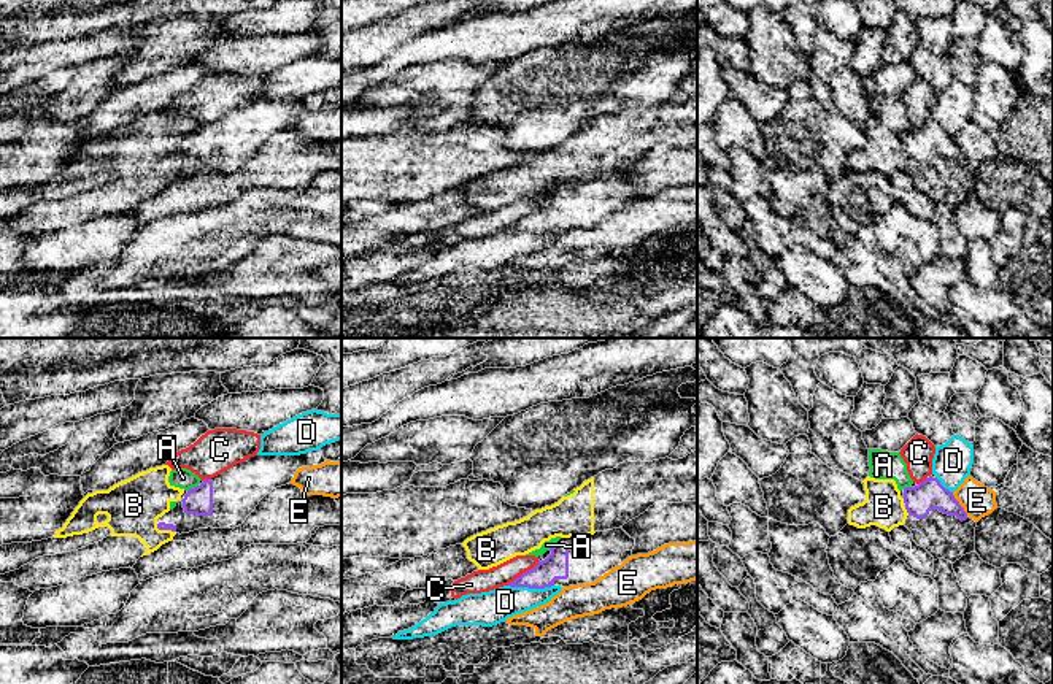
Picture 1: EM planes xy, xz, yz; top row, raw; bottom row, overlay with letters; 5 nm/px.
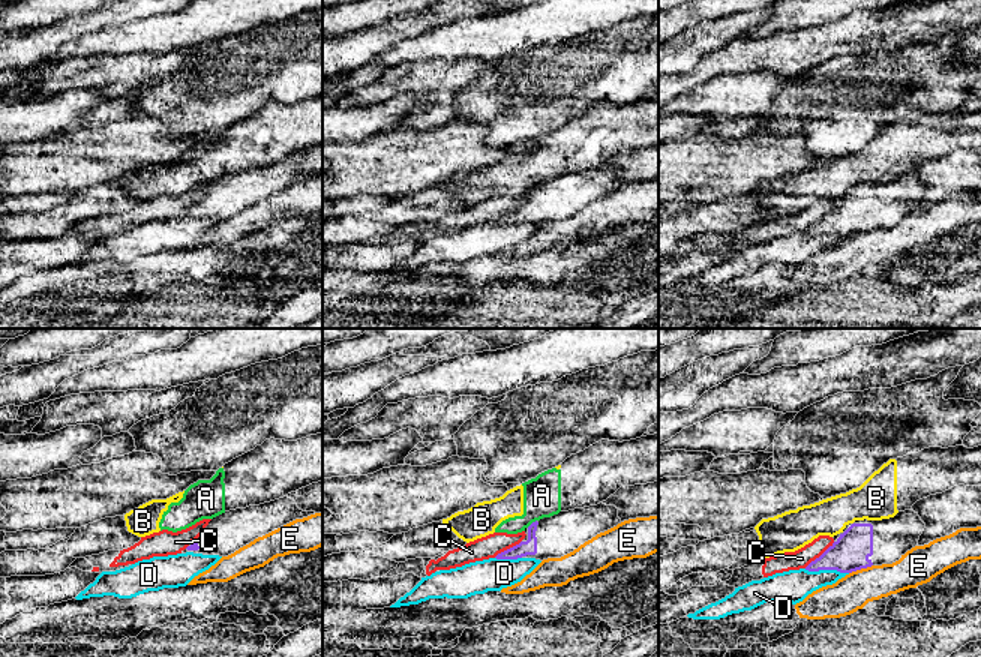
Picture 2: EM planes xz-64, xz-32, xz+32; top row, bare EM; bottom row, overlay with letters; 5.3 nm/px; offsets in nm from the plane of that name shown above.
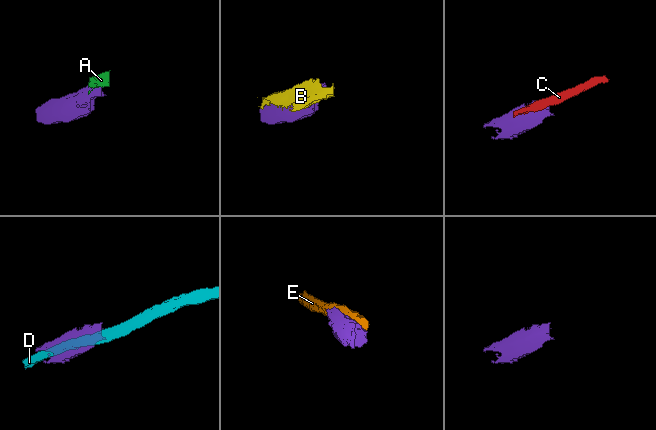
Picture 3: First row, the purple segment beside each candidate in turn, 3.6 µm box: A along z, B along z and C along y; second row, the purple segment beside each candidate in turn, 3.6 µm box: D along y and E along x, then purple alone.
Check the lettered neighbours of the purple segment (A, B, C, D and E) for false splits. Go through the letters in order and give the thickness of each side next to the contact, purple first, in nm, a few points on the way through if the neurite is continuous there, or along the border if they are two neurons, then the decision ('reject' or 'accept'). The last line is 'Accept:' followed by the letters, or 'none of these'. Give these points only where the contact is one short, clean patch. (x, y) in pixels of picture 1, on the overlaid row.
A: 150 nm thick on the purple side, 140 nm on the other; border along yz (909, 486), (904, 489); reject
B: 150 nm thick on the purple side, 200 nm on the other; reject
C: 130 nm thick on the purple side, 110 nm on the other; border along xz (539, 561), (507, 584); reject
D: 130 nm thick on the purple side, 180 nm on the other; reject
E: 150 nm thick on the purple side, 160 nm on the other; reject
Accept: none of these

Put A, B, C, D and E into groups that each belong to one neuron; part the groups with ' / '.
A B / C / D / E

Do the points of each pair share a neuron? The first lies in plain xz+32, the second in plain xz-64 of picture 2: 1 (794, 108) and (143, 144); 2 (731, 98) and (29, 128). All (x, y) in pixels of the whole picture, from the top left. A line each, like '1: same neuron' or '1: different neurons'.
1: different neurons
2: different neurons

